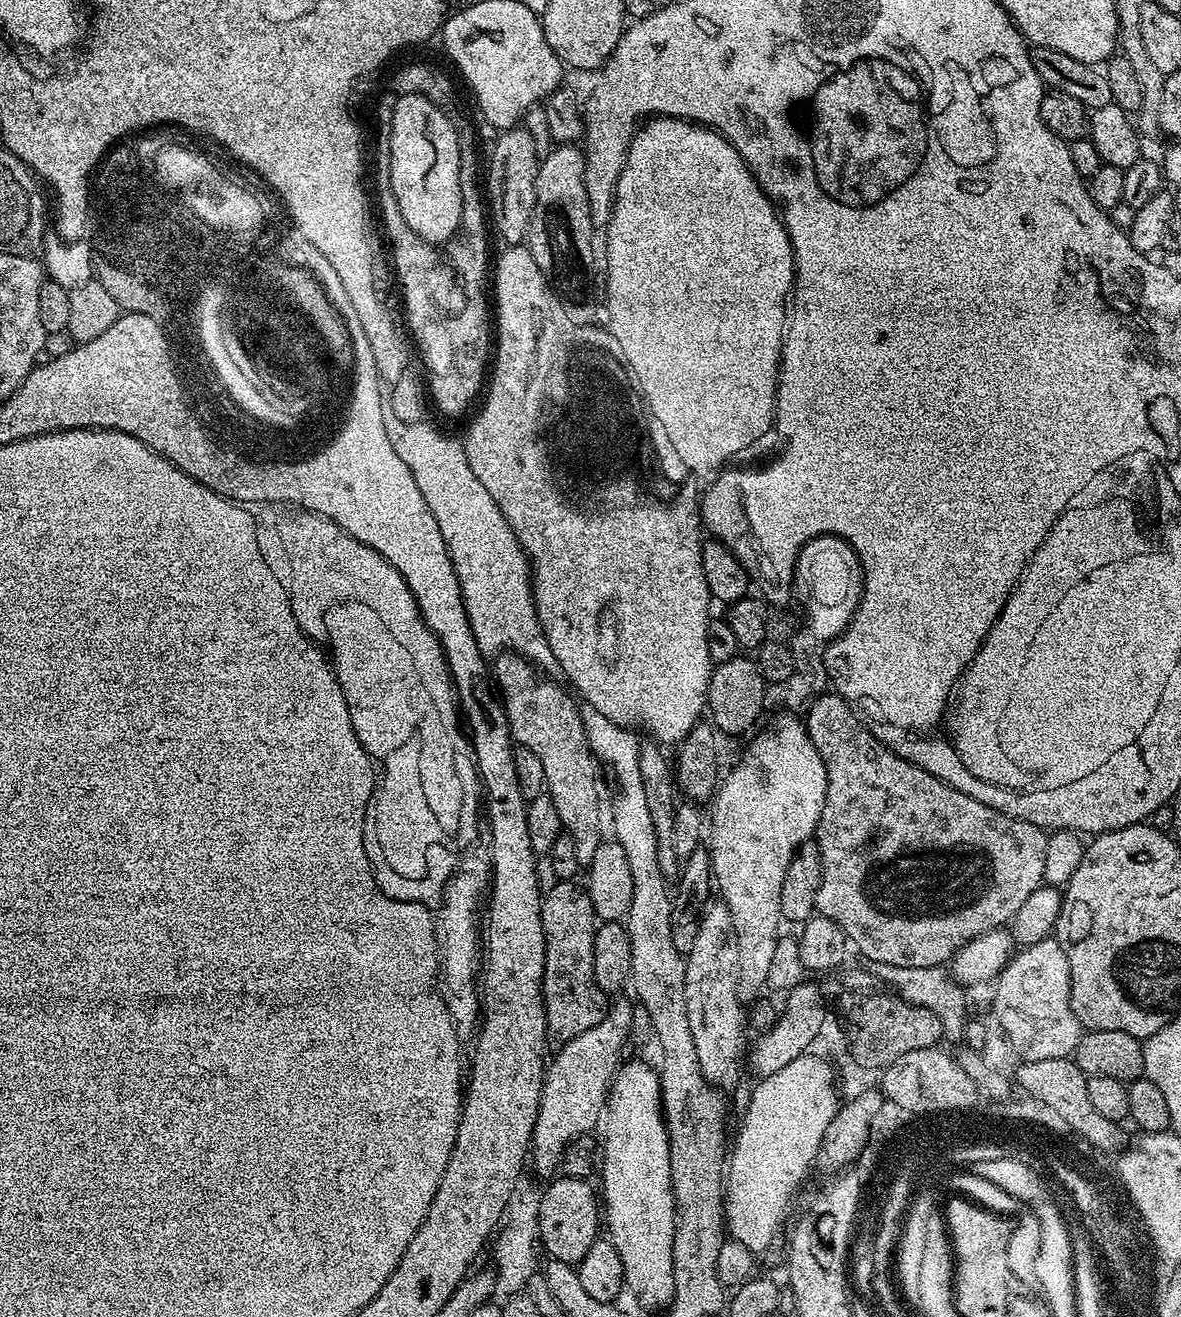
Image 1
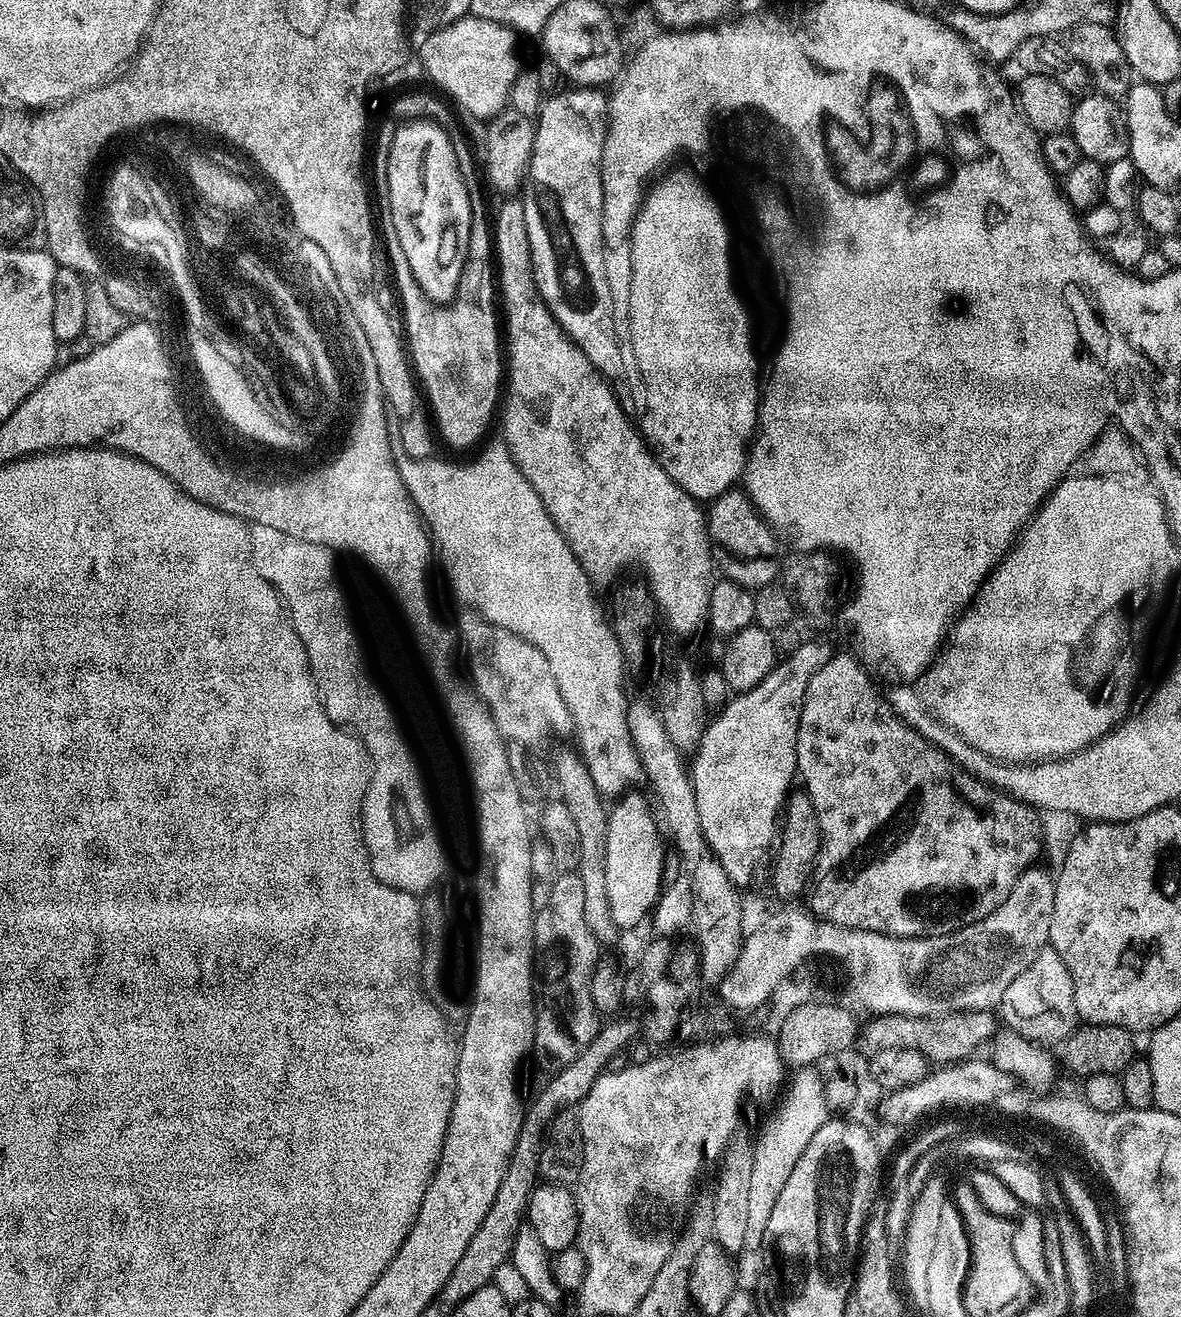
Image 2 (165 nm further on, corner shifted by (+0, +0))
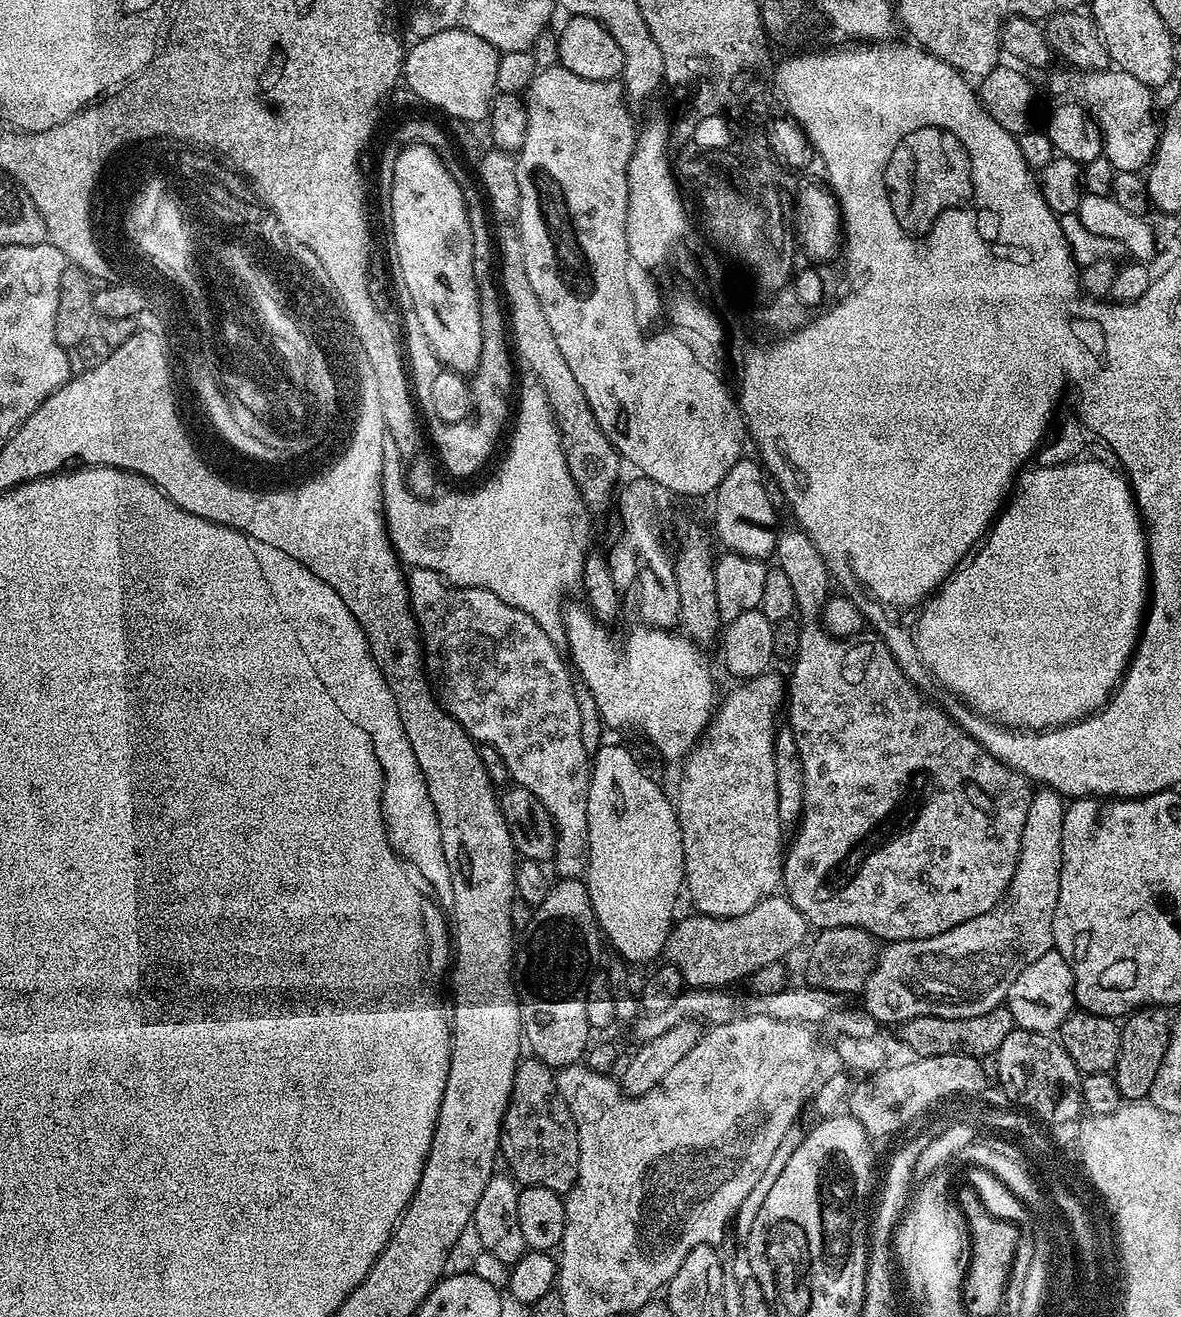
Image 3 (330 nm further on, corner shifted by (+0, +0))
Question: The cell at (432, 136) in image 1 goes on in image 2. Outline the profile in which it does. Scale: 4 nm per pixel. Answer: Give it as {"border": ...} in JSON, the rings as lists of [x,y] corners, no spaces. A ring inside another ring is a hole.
{"border":[[[428,119],[410,120],[399,125],[390,147],[386,203],[392,211],[394,237],[402,242],[418,284],[431,300],[438,303],[447,303],[455,298],[472,243],[472,198],[470,184],[464,181],[464,176],[458,158],[454,158],[454,146],[447,129]]]}

